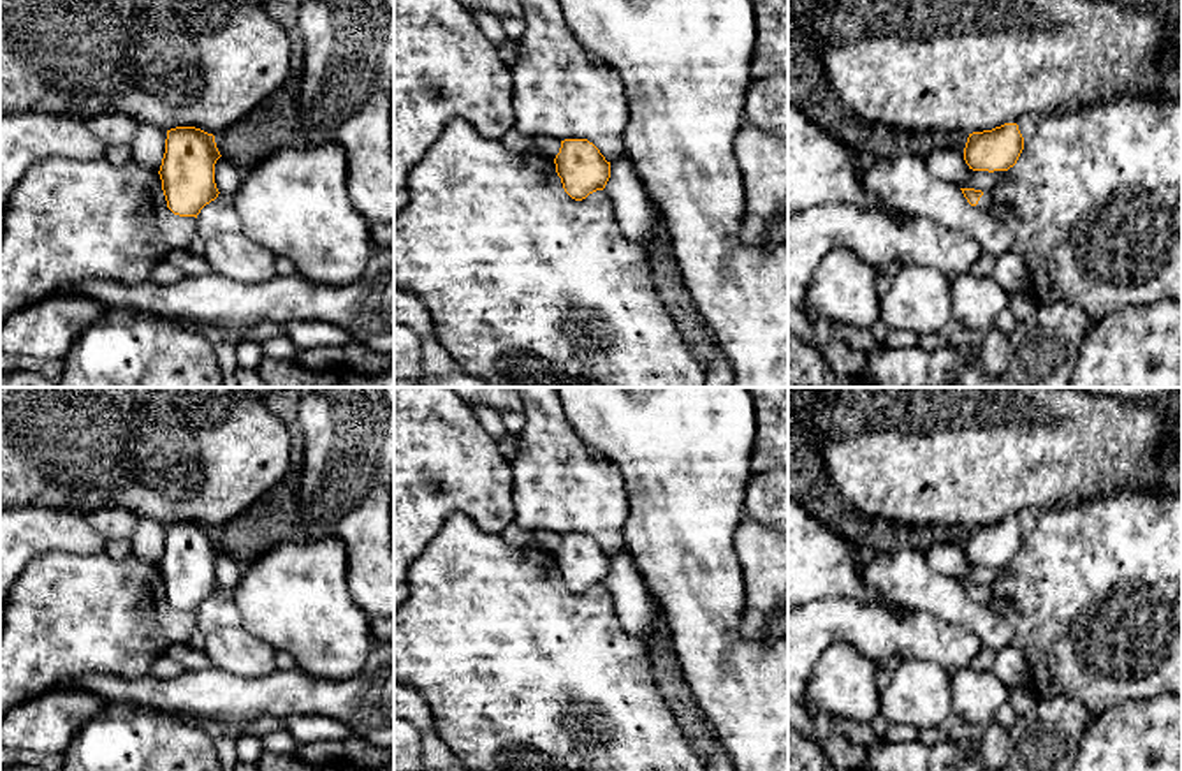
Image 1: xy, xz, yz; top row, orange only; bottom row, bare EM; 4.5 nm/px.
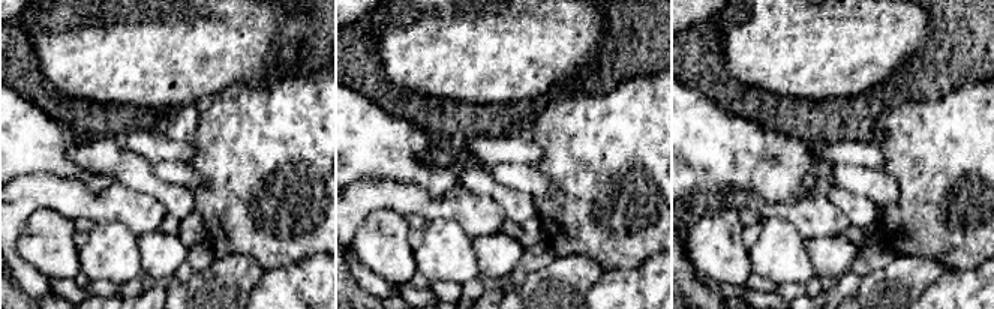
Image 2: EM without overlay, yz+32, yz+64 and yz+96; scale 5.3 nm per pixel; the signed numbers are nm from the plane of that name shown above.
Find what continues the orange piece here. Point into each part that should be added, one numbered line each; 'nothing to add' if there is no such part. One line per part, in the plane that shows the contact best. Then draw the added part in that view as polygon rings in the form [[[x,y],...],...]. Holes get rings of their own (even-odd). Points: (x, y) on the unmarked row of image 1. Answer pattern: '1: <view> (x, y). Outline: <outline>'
1: yz (985, 597). Outline: [[[983,586],[983,590],[980,591],[976,602],[989,607],[989,609],[992,609],[992,611],[996,611],[996,598],[994,598],[989,586]]]

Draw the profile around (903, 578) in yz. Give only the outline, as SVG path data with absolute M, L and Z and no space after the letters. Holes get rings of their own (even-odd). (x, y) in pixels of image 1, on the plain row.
M920 549L864 551L864 583L885 602L906 611L927 611L973 632L994 653L1011 646L1011 627L997 613L971 600L960 581L938 574Z

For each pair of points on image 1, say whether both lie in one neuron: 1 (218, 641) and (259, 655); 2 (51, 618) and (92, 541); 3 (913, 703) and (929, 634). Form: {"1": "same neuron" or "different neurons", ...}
{"1": "same neuron", "2": "different neurons", "3": "different neurons"}

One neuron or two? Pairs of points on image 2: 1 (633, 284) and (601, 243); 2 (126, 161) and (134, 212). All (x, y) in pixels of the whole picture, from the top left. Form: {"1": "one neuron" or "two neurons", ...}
{"1": "two neurons", "2": "two neurons"}

